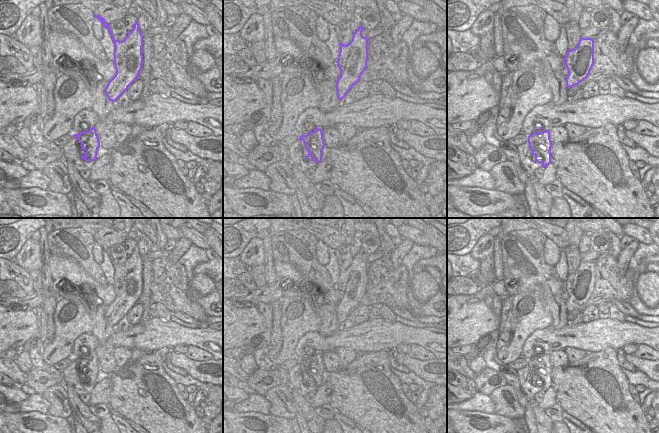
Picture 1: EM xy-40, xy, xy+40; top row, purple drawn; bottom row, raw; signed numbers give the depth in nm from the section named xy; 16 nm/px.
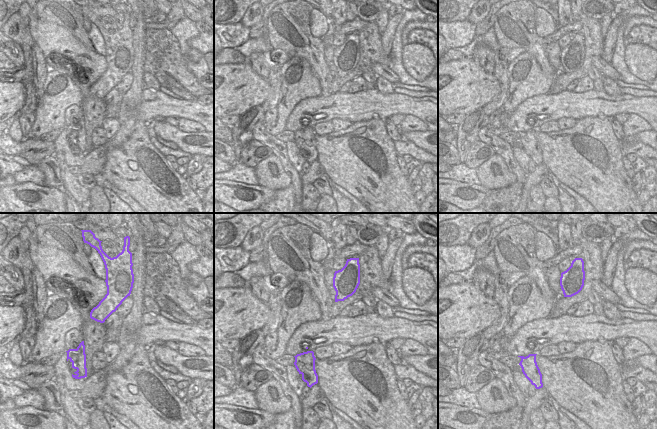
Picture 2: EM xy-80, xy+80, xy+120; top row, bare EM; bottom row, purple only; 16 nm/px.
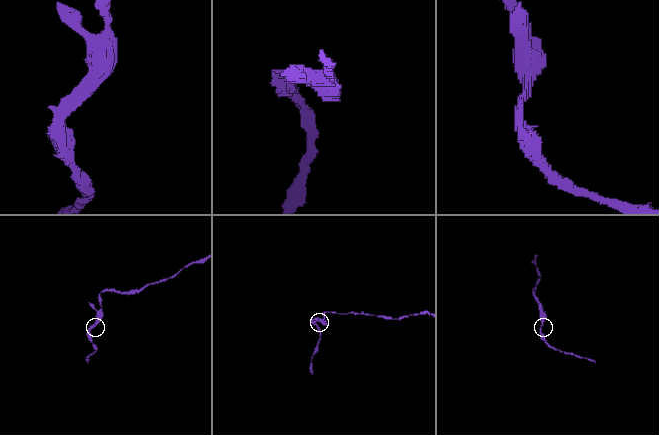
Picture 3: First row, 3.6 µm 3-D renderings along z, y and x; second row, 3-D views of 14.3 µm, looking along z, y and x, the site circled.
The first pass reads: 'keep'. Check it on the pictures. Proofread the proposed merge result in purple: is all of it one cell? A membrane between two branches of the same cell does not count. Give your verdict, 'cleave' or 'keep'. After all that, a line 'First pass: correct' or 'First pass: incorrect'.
keep
First pass: correct

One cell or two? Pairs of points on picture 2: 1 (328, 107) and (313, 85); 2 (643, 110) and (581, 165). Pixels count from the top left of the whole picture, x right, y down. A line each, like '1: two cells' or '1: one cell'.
1: two cells
2: two cells

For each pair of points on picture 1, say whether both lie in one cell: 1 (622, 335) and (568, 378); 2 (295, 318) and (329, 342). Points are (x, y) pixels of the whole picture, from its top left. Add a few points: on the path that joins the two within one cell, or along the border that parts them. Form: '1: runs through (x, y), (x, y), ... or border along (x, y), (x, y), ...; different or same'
1: border along (616, 349), (605, 348), (586, 353); different
2: border along (317, 330), (306, 332), (299, 339), (296, 347); different

